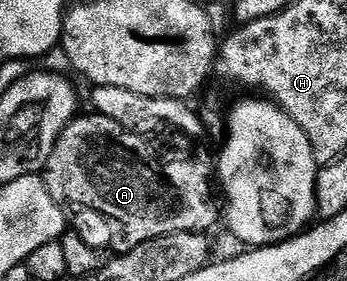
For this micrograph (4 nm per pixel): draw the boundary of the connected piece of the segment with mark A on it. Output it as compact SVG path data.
M89 113L89 115L81 114L73 119L70 125L66 125L66 129L58 137L58 141L54 145L54 153L50 153L48 163L44 166L42 178L48 187L50 197L56 203L61 205L69 205L73 203L76 207L85 207L88 211L93 211L96 215L101 215L104 219L109 219L112 223L120 226L120 231L116 231L112 235L111 250L116 253L123 253L134 249L142 241L150 241L154 237L162 237L170 233L178 233L179 231L199 231L201 233L211 232L211 227L218 223L218 199L212 196L210 188L204 184L204 163L200 159L171 159L168 155L160 155L157 159L152 159L152 151L148 147L144 147L140 151L140 139L136 135L131 135L131 130L125 129L123 126L117 125L114 120L105 115Z

